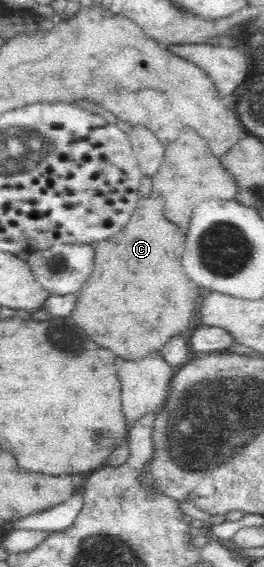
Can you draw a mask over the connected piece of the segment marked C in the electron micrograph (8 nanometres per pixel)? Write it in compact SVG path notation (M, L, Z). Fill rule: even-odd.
M151 192L148 197L140 197L137 208L133 211L129 222L115 236L103 240L103 242L97 242L94 247L94 269L91 273L91 277L87 278L87 283L83 285L83 288L77 293L77 302L75 308L71 311L69 318L72 319L76 326L79 326L93 342L97 342L97 346L101 348L107 348L111 352L115 352L115 356L119 358L128 358L128 360L136 360L137 358L143 358L151 352L160 352L169 338L173 338L175 334L181 334L189 328L189 322L191 322L191 316L193 316L193 310L195 310L195 302L199 298L199 285L195 285L183 272L181 268L181 254L185 250L185 236L184 232L178 226L169 222L164 215L164 200L160 194Z

